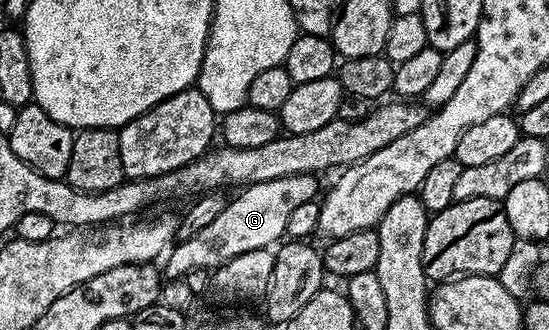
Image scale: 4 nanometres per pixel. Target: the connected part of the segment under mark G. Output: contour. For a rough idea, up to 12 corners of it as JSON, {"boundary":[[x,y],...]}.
{"boundary":[[314,174],[242,187],[195,238],[172,245],[164,275],[216,270],[276,245]]}

